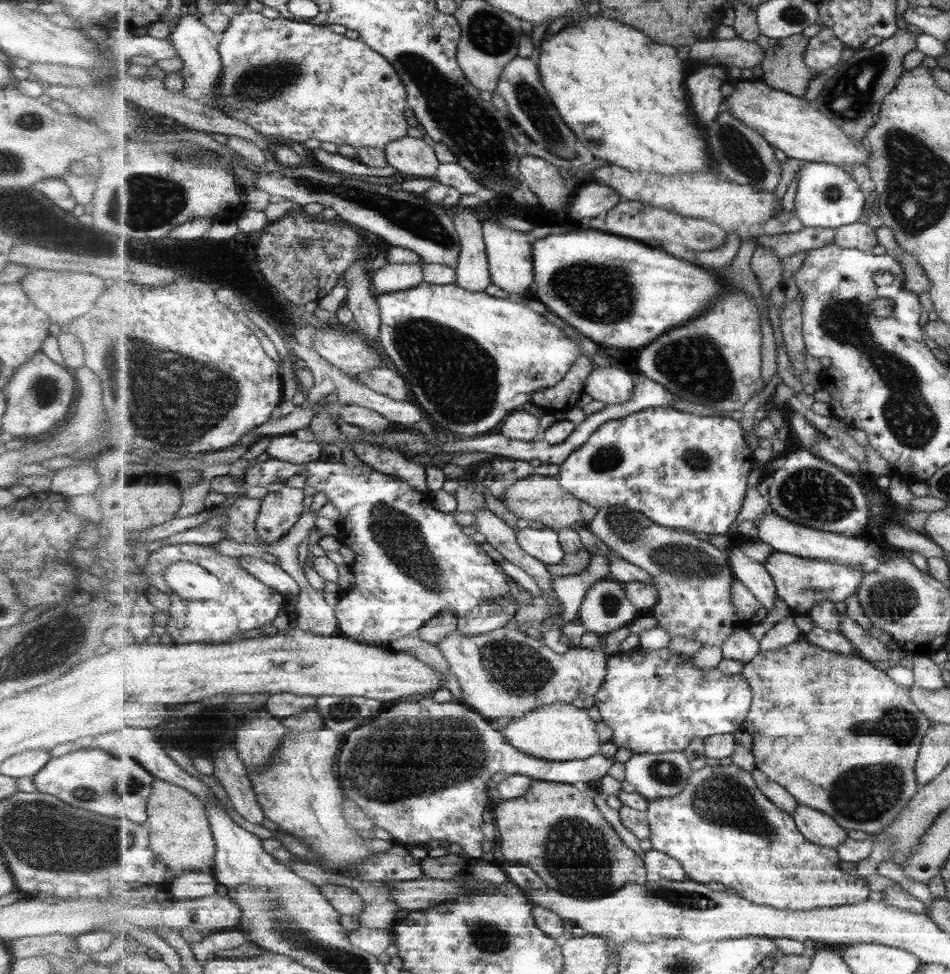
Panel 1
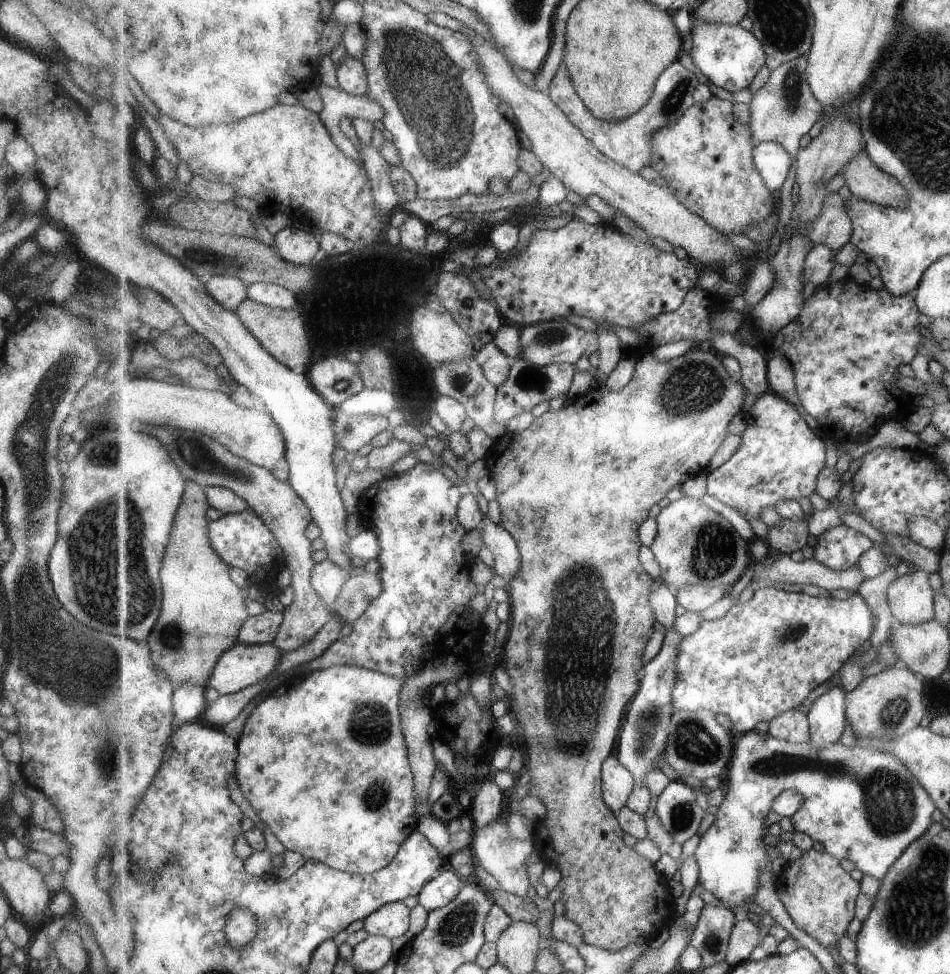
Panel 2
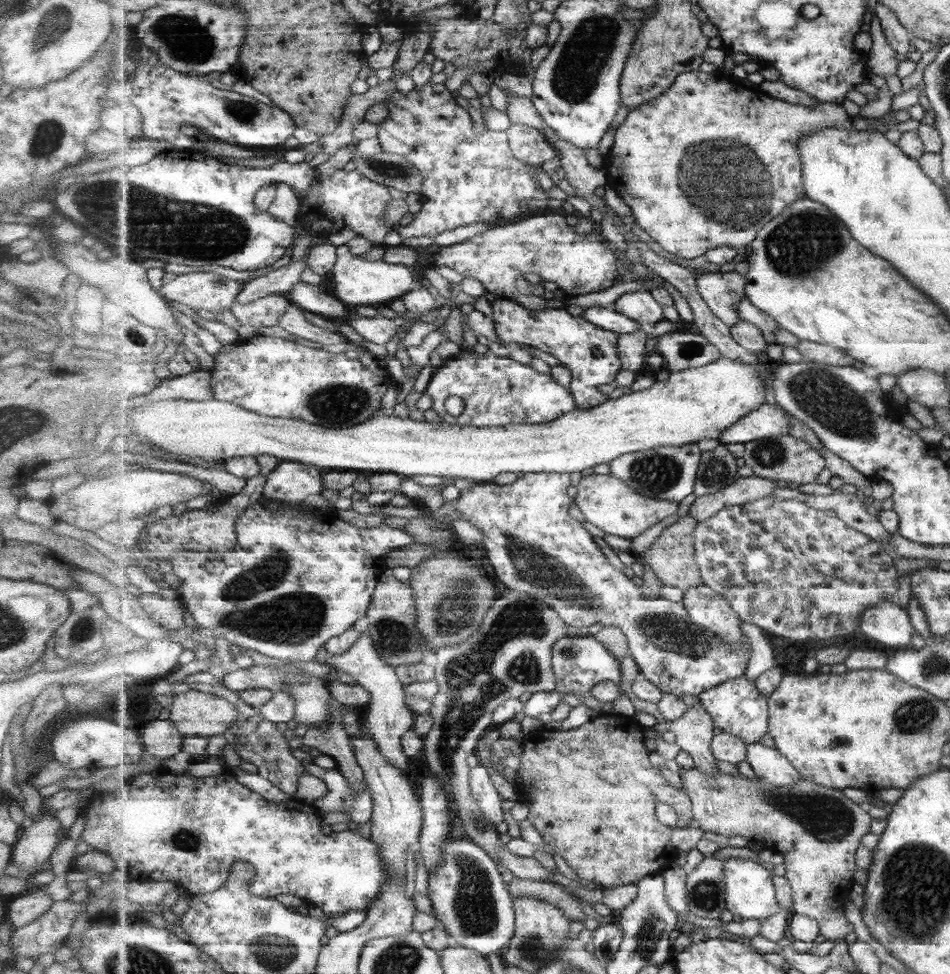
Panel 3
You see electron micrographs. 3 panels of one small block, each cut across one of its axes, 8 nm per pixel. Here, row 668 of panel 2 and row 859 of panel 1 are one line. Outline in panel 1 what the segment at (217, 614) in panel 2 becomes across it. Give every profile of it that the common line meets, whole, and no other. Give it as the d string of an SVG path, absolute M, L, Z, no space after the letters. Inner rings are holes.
M156 778L144 825L150 831L151 846L161 862L171 870L172 879L191 871L214 874L217 846L206 804L199 795L187 790L187 787Z

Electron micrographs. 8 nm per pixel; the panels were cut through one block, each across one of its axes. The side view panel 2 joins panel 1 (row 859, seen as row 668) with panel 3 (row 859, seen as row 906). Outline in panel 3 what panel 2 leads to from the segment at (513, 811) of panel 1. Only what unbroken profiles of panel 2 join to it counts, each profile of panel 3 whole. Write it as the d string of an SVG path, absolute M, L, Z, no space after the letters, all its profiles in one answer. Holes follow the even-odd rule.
M617 712L612 714L603 714L597 716L591 722L587 722L583 726L571 730L552 731L552 737L549 740L537 740L535 738L525 737L523 744L525 752L519 756L522 766L517 770L518 772L518 786L517 793L519 800L523 800L529 807L529 815L527 820L531 821L537 831L542 834L542 838L547 847L552 850L554 854L559 854L566 863L570 866L573 872L575 872L583 881L591 881L597 883L597 885L606 888L616 888L618 886L637 884L645 876L650 876L663 872L665 869L673 866L674 862L679 856L679 849L672 845L671 837L674 833L675 827L667 826L663 822L659 822L655 810L657 810L657 804L659 802L668 804L675 812L677 812L677 828L685 828L689 826L689 822L694 820L694 804L692 798L687 794L687 791L675 788L663 774L662 769L658 769L655 765L651 764L649 760L650 751L645 746L645 733L643 727L627 715L621 715Z

